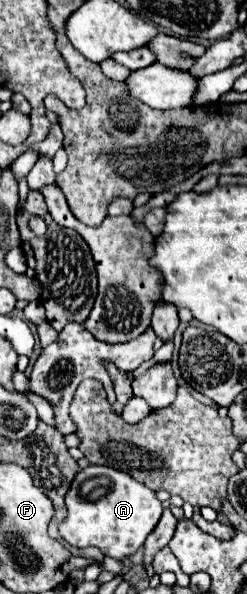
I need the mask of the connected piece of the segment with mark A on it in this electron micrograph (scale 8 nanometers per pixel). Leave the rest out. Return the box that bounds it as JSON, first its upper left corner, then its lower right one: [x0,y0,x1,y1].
[59,466,163,558]

